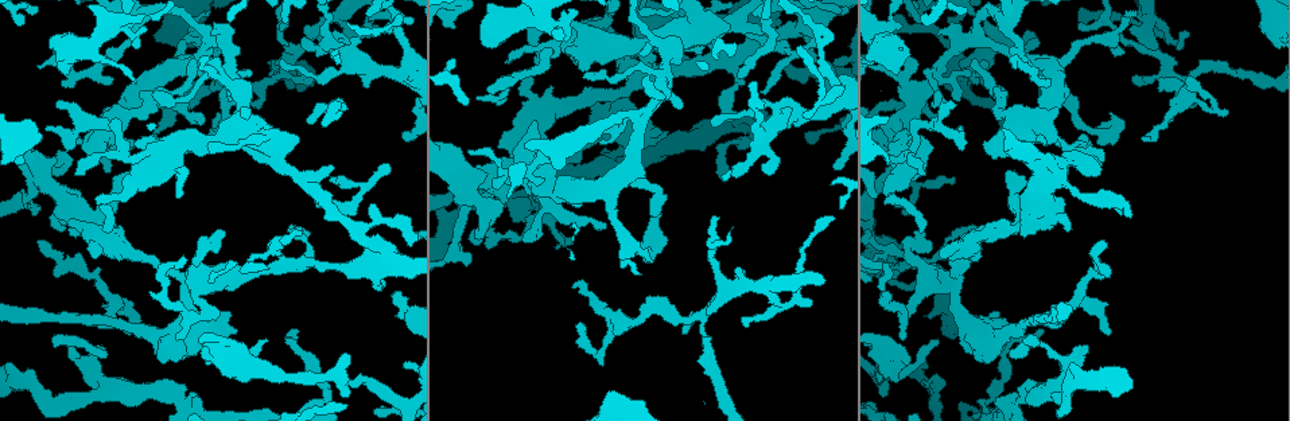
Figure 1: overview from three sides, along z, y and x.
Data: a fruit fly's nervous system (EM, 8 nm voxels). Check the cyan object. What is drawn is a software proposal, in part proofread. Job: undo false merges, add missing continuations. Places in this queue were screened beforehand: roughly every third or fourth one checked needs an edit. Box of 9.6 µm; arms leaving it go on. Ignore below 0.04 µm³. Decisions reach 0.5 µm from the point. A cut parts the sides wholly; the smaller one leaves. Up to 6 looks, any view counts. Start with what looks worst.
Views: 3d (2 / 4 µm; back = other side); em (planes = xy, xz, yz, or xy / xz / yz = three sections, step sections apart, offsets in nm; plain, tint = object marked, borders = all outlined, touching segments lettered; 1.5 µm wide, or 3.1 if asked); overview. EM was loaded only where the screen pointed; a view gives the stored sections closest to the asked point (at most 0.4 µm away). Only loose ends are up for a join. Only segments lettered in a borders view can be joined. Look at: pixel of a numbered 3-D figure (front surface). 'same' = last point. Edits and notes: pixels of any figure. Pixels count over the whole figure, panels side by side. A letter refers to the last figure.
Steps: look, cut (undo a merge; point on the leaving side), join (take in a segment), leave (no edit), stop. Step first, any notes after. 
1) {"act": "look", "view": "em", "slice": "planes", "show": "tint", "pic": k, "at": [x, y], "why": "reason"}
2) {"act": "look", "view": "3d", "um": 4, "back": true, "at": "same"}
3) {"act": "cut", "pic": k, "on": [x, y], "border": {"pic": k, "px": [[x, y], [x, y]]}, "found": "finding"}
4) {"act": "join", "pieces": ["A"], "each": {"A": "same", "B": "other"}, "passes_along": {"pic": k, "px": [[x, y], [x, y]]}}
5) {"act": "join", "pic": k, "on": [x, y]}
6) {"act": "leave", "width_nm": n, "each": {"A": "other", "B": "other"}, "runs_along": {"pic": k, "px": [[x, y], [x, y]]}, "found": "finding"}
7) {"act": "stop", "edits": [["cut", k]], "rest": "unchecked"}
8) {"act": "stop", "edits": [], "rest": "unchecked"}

{"act": "look", "view": "3d", "um": 2, "pic": 1, "at": [574, 283], "why": "branch stops here"}

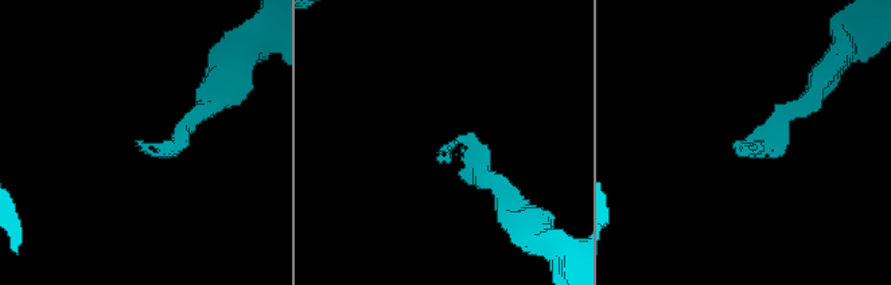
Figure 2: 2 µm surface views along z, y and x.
{"act": "look", "view": "em", "slice": "planes", "show": "borders", "pic": 2, "at": [140, 146], "why": "now the EM"}

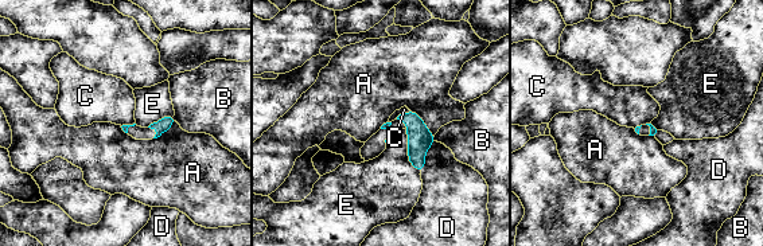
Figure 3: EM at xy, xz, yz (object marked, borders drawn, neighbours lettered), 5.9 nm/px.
{"act": "leave", "longest_contact_nm": ["E", 280], "each": {"A": "other", "B": "other", "C": "other", "D": "other", "E": "other"}, "found": "none of them fits"}

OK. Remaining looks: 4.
{"act": "look", "view": "em", "slice": "planes", "show": "borders", "pic": 1, "at": [297, 328]}

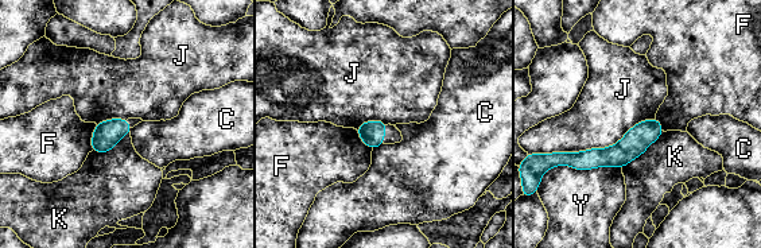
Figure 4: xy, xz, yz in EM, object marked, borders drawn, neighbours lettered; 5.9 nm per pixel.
{"act": "leave", "width_nm": 140, "longest_contact_nm": ["J", 600], "each": {"C": "other", "F": "other", "J": "other", "K": "other", "Y": "other"}, "found": "none of them fits"}

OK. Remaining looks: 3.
{"act": "look", "view": "3d", "um": 2, "pic": 1, "at": [101, 346], "why": "an open end"}

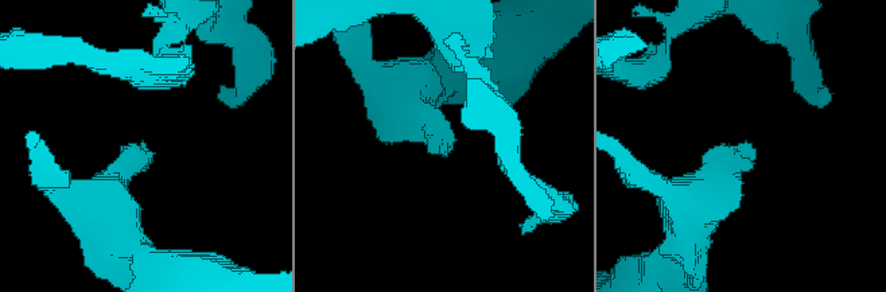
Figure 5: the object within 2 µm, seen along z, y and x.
{"act": "look", "view": "em", "slice": "xy", "step": 8, "show": "tint", "pic": 5, "at": [141, 148]}

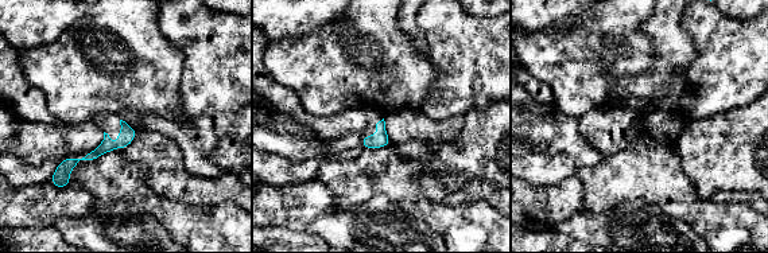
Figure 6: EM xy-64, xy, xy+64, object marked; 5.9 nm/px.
{"act": "look", "view": "em", "slice": "xy", "step": 8, "show": "borders", "at": "same"}

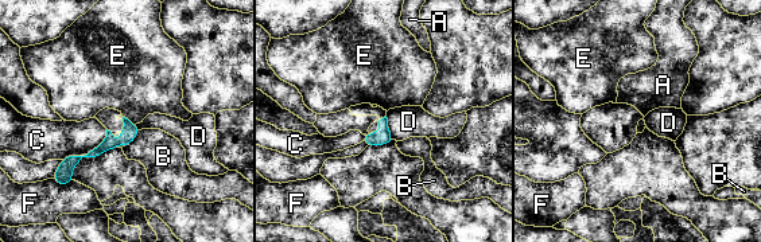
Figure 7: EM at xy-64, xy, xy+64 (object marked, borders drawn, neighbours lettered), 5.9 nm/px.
{"act": "leave", "each": {"A": "other", "B": "other", "C": "other", "D": "other", "E": "other", "F": "other"}, "border": {"pic": 7, "px": [[123, 116], [135, 124]]}, "found": "none of them fits"}

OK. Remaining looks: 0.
{"act": "stop", "edits": [], "rest": "unchecked"}

